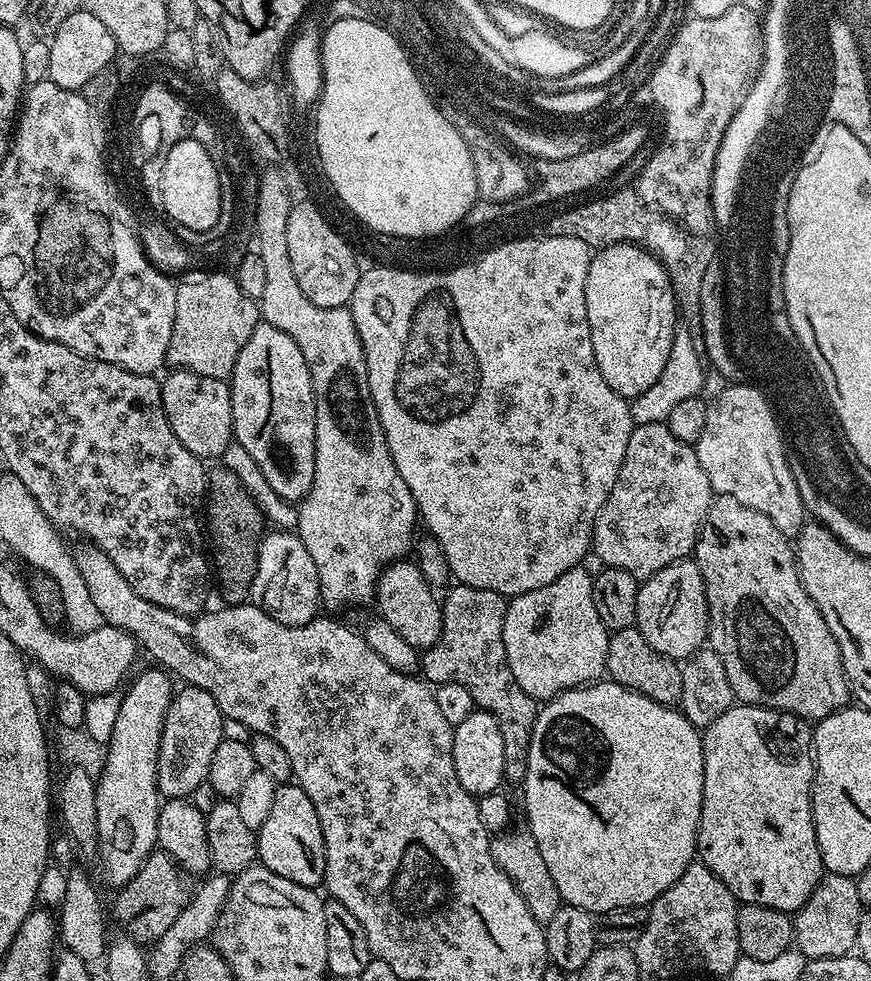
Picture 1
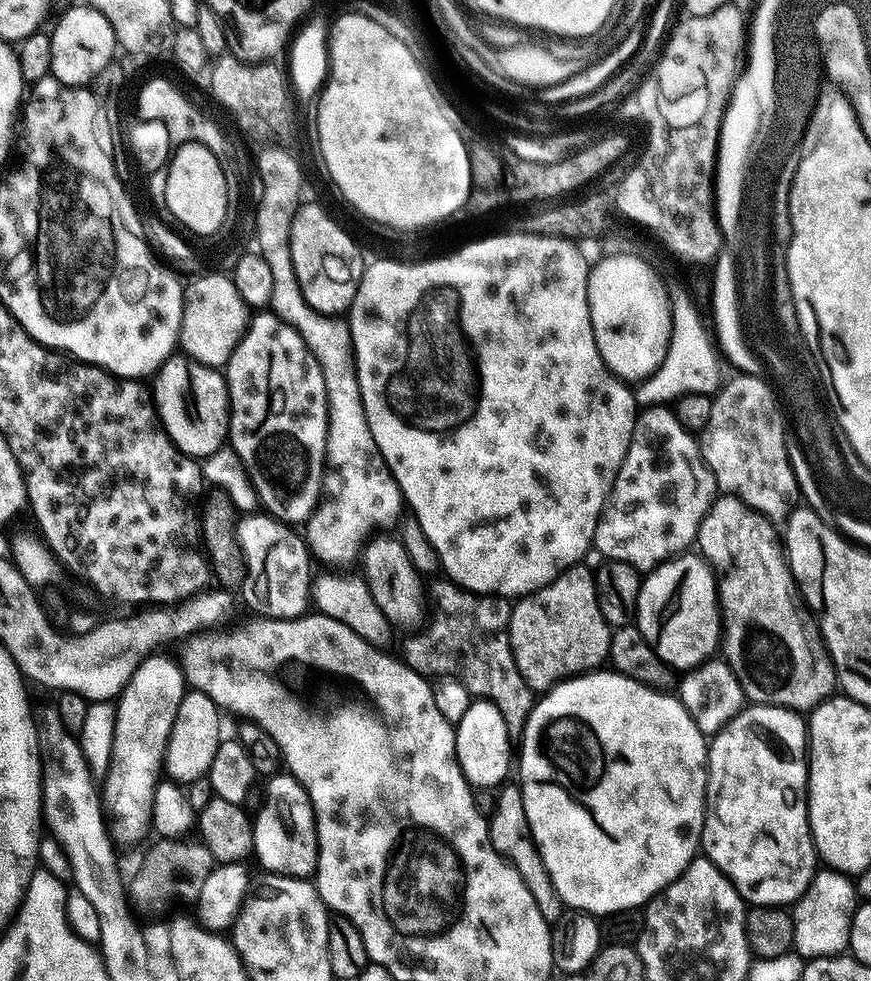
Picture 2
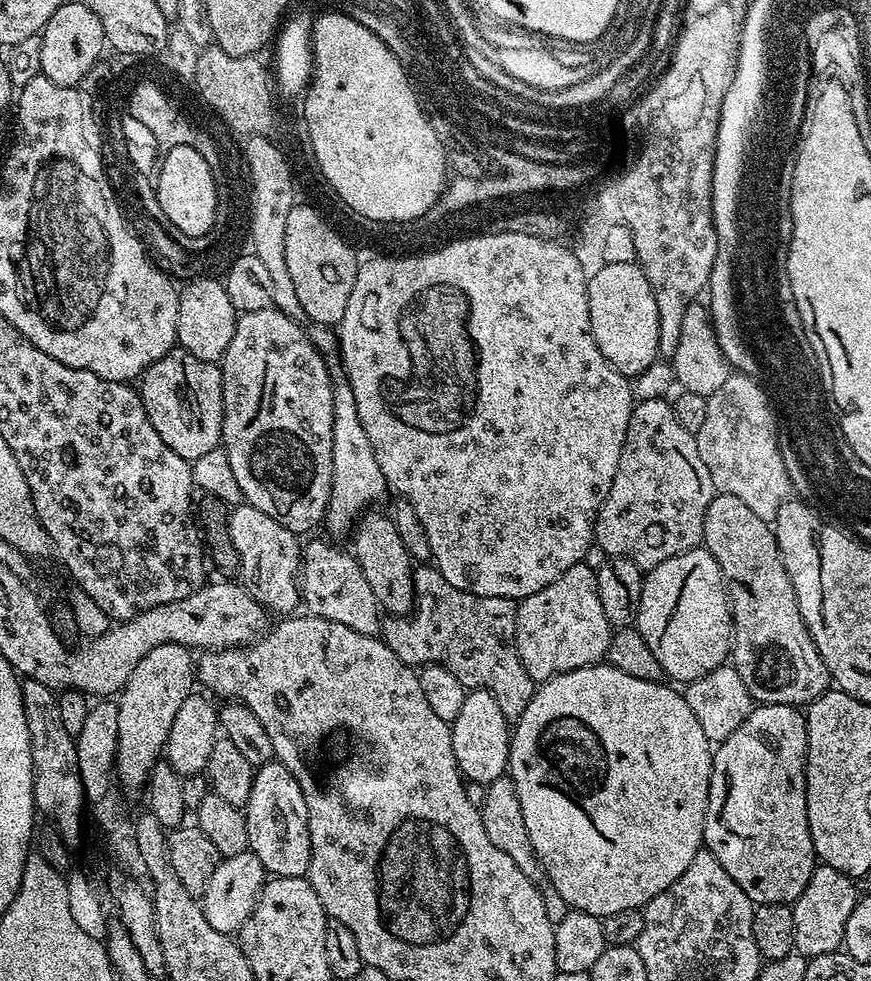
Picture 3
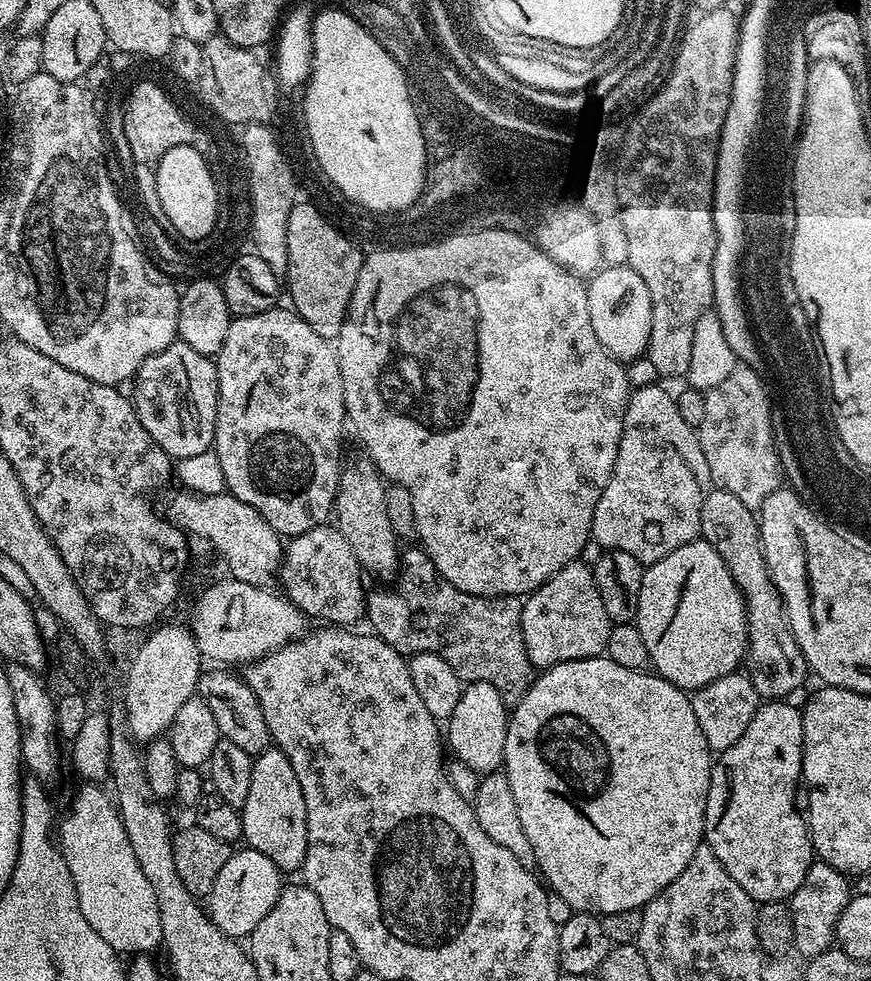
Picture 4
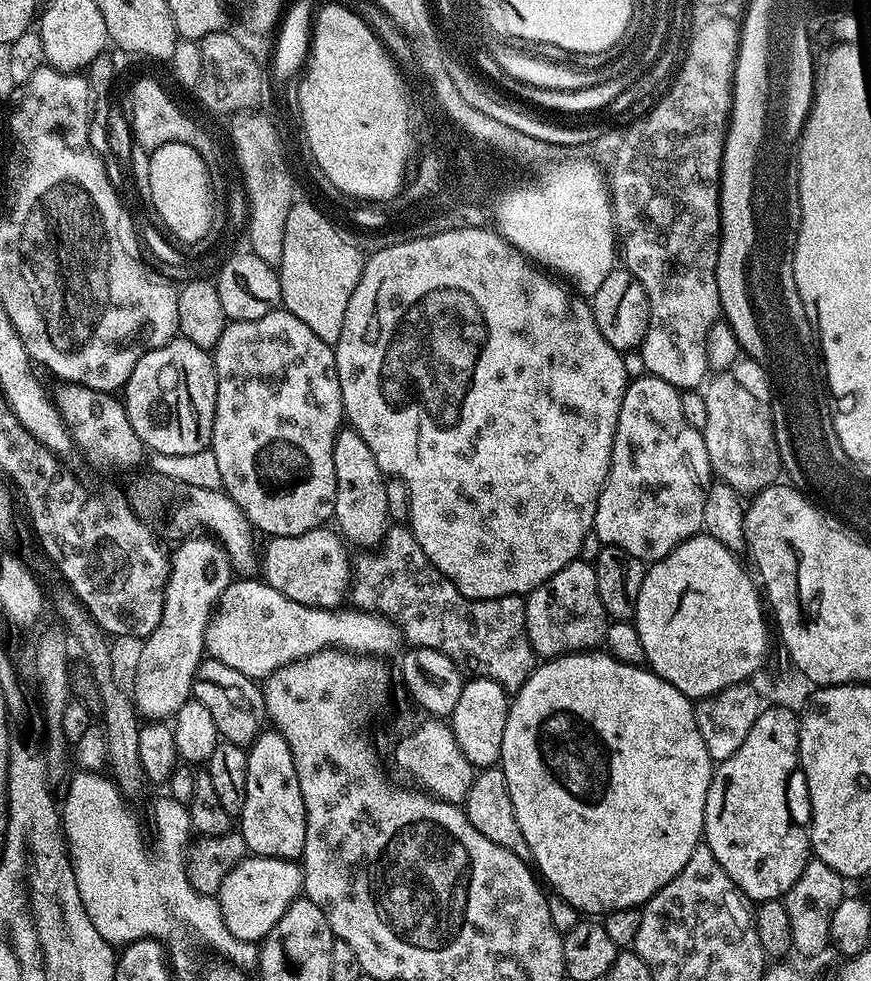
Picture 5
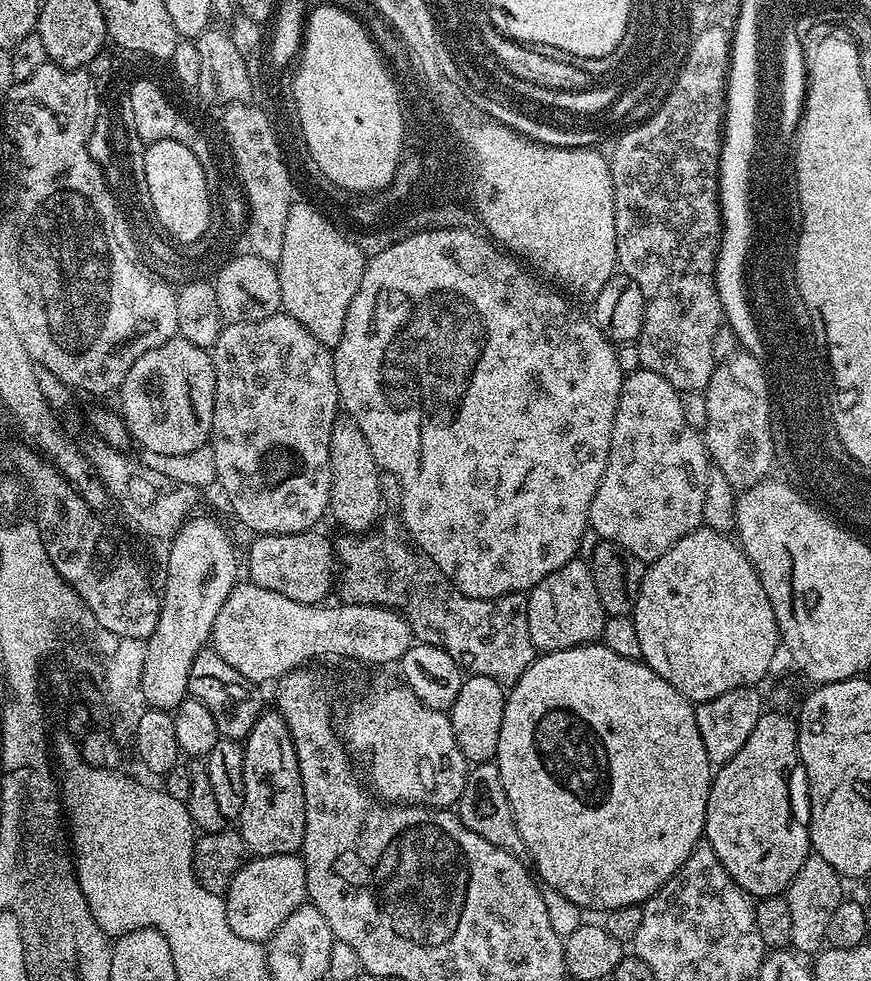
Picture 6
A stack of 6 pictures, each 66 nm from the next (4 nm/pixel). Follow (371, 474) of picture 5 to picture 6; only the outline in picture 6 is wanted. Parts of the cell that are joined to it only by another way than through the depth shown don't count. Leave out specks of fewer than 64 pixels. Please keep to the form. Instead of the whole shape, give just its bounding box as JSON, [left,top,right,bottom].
[330,414,382,534]

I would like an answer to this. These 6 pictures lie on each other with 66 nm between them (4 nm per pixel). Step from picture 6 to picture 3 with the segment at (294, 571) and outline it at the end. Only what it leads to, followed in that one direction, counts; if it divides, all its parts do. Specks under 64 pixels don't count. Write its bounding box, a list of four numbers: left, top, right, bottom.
[300,540,380,636]

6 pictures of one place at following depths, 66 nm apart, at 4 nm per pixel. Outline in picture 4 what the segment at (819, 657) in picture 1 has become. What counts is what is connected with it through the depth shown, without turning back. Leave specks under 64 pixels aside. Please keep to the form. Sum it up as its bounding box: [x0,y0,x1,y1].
[700,487,810,698]

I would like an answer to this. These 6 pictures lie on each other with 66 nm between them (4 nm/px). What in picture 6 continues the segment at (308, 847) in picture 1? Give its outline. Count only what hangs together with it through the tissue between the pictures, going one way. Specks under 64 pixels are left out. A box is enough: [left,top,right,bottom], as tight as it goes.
[238,710,306,856]

